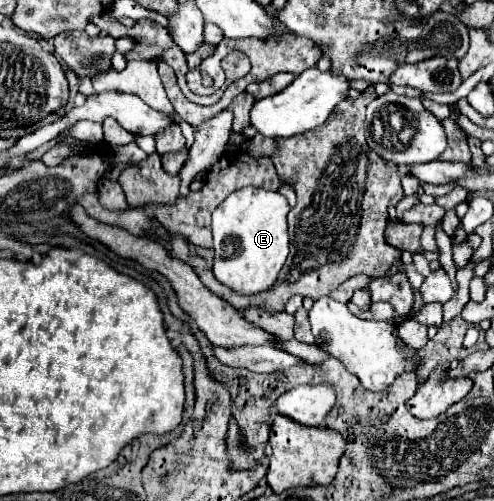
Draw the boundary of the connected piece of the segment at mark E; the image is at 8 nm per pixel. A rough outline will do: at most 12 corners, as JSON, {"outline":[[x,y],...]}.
{"outline":[[231,192],[213,212],[213,272],[269,290],[289,254],[287,198]]}

